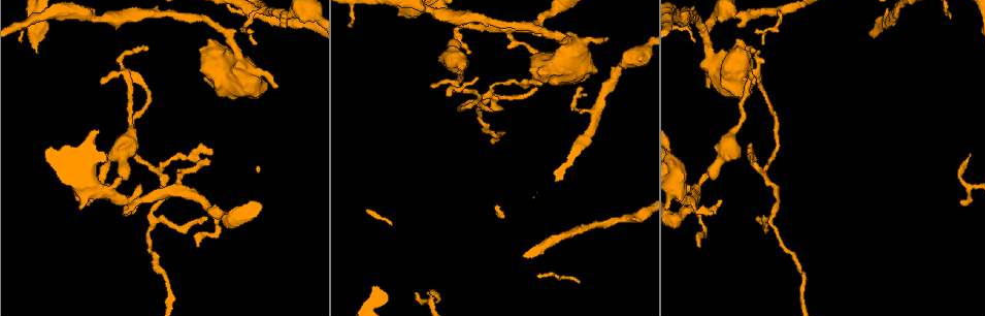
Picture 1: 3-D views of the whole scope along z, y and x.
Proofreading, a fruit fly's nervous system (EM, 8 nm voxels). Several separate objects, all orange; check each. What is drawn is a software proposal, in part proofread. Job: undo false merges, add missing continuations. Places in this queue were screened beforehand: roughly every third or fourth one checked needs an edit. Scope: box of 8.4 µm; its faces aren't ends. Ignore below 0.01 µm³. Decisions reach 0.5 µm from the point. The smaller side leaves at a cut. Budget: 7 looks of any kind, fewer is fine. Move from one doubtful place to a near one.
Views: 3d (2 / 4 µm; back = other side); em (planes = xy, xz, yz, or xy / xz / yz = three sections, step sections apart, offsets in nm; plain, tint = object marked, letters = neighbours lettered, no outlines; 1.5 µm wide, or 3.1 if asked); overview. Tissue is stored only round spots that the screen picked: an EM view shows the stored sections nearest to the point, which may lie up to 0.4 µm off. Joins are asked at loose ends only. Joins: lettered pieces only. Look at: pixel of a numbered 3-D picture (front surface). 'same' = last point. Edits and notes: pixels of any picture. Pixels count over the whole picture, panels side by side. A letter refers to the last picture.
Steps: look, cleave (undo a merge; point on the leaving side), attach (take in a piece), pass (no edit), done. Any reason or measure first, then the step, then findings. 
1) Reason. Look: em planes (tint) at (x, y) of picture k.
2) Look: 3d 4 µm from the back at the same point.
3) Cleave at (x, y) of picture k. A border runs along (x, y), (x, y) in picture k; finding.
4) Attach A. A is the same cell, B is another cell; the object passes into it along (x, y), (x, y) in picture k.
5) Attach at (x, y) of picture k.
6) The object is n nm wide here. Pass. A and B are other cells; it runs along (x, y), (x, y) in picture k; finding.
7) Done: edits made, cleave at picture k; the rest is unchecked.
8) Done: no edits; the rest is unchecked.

Look: 3d 4 µm at (208, 162) of picture 1.

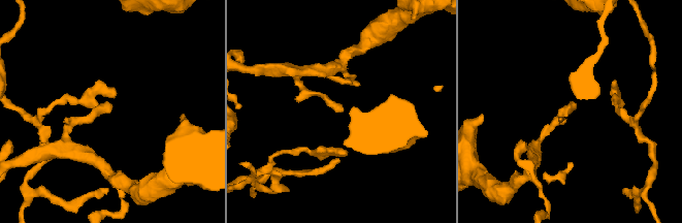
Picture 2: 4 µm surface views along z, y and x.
Look: em xy step 4 (tint) at (573, 107) of picture 2.

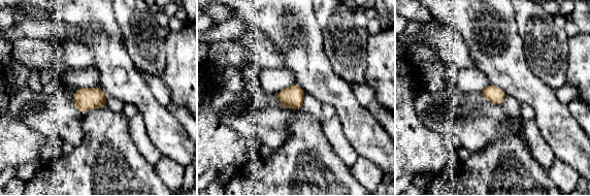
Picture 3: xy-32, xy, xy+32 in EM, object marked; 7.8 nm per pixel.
Cut it another way. Look: em planes (letters) at the same point.

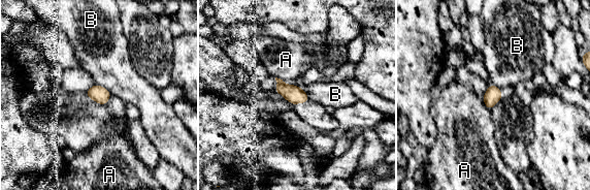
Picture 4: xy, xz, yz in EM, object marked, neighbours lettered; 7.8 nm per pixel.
Pass. A and B are other cells; none of them fits.

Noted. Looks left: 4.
Narrows sharply. Look: em planes (letters) at (618, 68) of picture 1.

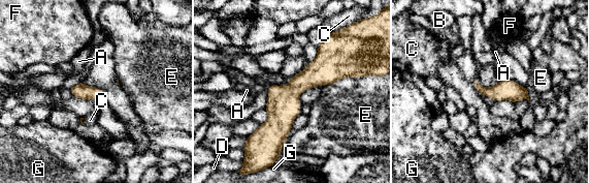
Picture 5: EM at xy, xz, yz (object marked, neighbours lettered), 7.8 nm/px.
The object is 120 nm wide here. Pass. A, B, C, D, E, F and G are other cells; it runs along (327, 40), (283, 101), (276, 151) in picture 5; continuous, no second cell.

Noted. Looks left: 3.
An open end. Look: 3d 4 µm at (196, 245) of picture 1.

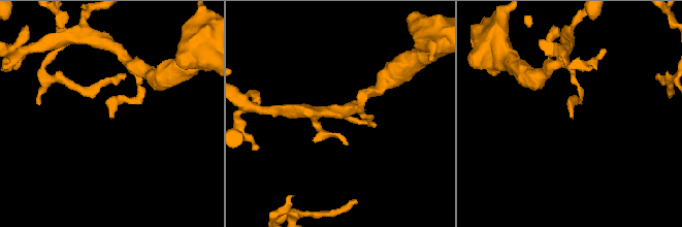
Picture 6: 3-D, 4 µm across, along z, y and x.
Now the EM. Look: em xz step 4 (letters) at (570, 116) of picture 6.

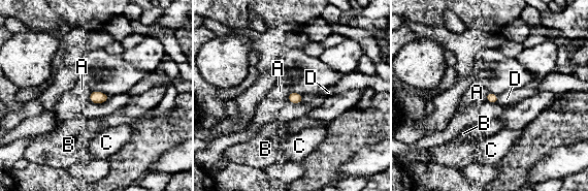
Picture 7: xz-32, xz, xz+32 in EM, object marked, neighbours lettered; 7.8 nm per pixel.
Look: em planes (letters) at the same point.

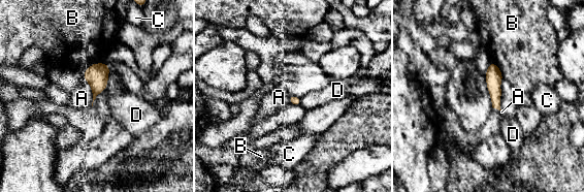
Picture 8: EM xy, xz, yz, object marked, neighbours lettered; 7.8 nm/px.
The longest contact is with A, 220 nm. Pass. A, B, C and D are other cells; a border runs along (84, 77), (91, 90), (92, 104) in picture 8; no lettered piece goes on from it.

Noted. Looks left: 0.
Done: no edits; the rest is unchecked.

